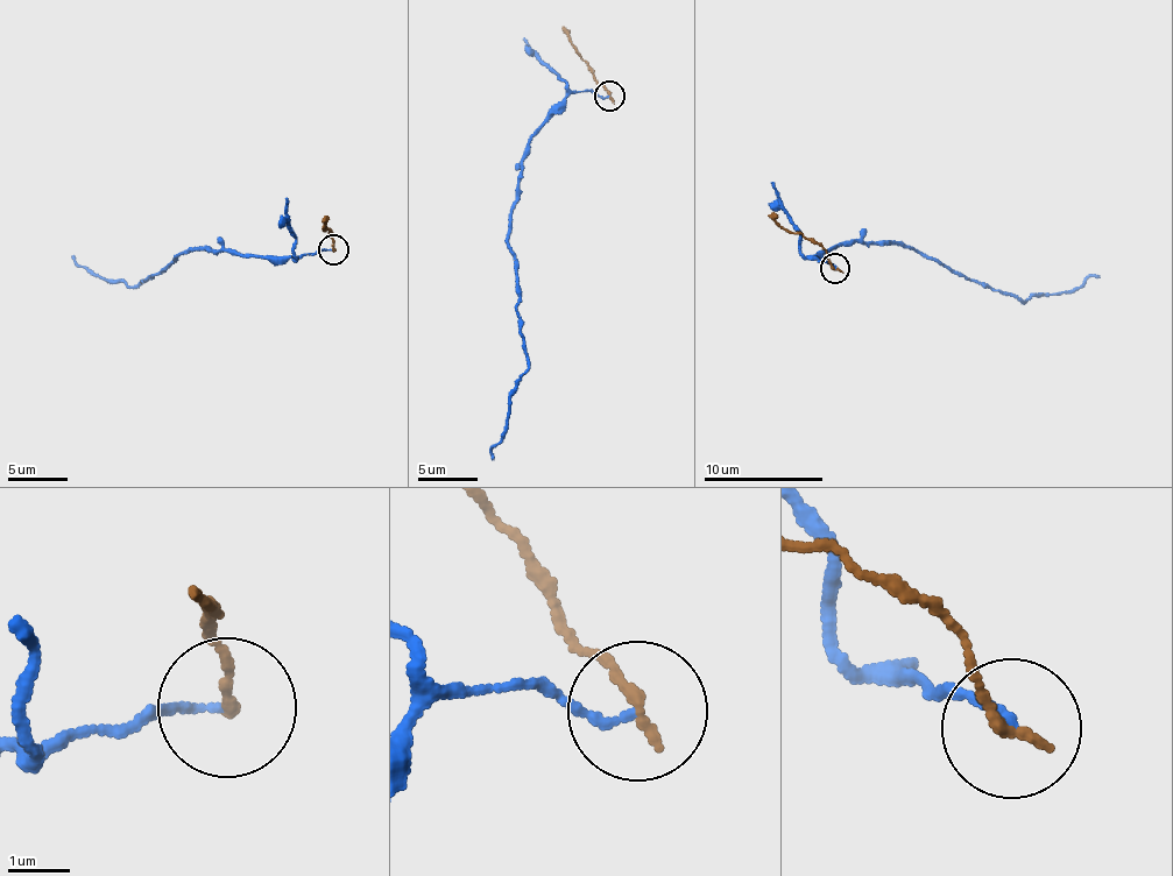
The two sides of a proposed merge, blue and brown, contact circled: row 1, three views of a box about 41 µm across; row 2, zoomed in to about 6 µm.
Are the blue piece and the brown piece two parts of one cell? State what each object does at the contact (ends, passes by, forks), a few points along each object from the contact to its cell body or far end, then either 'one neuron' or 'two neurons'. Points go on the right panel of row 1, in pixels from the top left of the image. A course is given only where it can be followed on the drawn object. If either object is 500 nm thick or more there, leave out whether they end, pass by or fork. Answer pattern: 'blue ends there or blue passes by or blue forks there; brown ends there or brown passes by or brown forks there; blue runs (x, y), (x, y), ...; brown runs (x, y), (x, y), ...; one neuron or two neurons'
blue ends there; brown ends there; blue runs (834, 268), (814, 256), (841, 245), (890, 242), (1026, 302), (1101, 277); brown runs (834, 268), (827, 252), (799, 232), (788, 233), (768, 214); two neurons

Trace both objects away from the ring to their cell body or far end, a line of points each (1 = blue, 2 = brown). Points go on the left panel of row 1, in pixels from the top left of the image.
1: (332, 251), (295, 256), (211, 253), (205, 247), (181, 251), (165, 269), (132, 287), (110, 281), (73, 258)
2: (332, 251), (332, 235), (324, 220)

